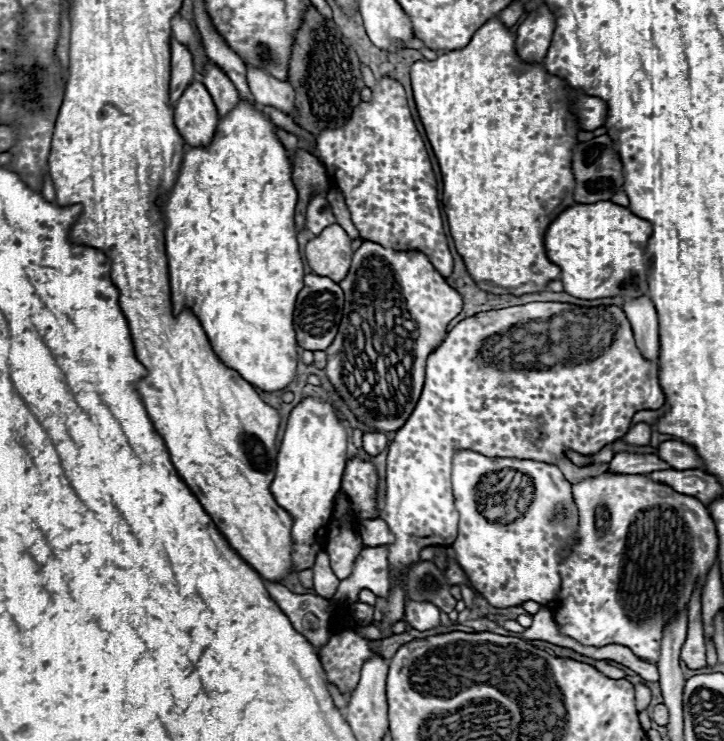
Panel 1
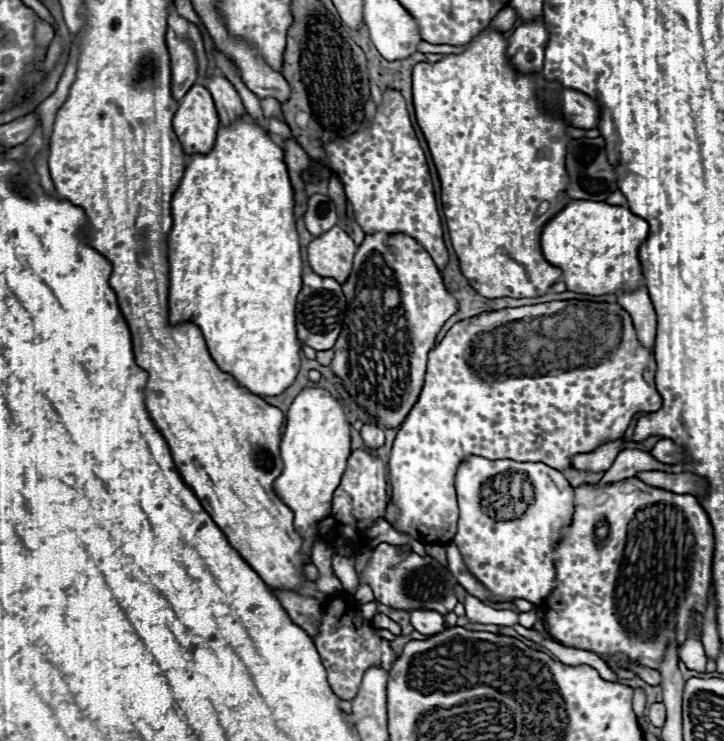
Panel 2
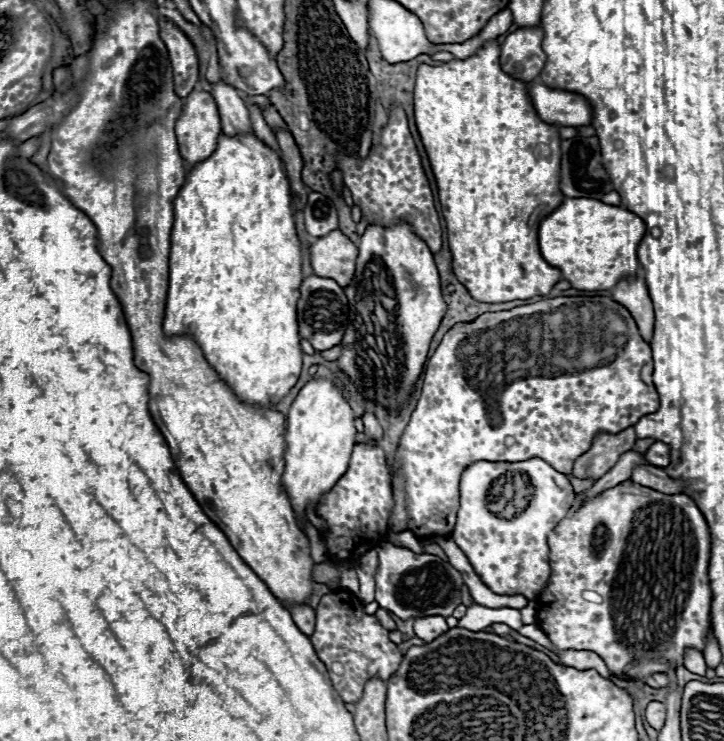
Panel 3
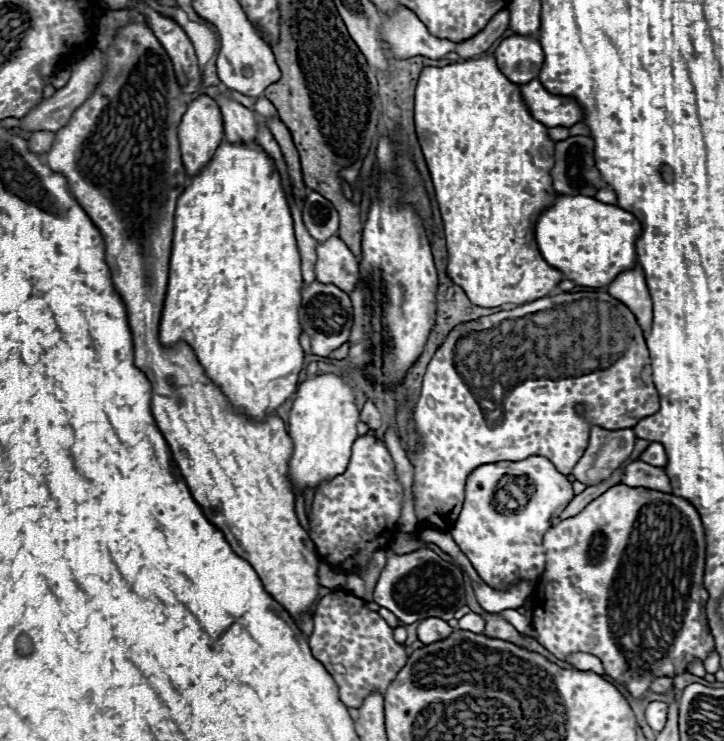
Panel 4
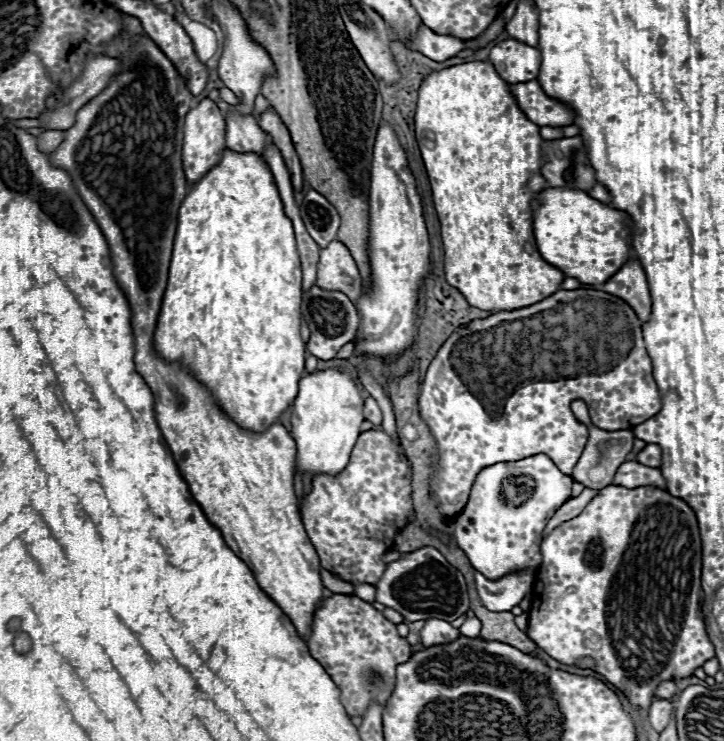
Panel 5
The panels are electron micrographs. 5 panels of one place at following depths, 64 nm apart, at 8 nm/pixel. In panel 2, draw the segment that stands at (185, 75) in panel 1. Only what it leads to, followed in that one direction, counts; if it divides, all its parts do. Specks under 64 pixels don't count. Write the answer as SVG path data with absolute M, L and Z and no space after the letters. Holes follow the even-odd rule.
M172 30L166 32L166 44L172 60L172 96L174 100L182 100L196 80L194 52L188 48L184 40L176 38Z

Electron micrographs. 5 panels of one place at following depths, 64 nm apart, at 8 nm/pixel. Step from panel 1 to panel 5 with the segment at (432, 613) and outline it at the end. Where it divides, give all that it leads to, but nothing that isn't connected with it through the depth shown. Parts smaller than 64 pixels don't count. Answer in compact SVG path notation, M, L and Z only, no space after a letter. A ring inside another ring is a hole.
M438 618L426 620L424 628L420 630L420 638L422 638L422 644L426 648L436 646L436 644L452 642L458 636L460 636L460 630L456 630L450 622L444 622L444 620L438 620Z

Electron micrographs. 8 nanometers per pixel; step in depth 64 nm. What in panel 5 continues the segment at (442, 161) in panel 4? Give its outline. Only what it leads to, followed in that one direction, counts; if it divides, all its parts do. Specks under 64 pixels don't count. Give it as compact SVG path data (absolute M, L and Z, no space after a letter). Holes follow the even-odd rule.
M484 60L484 62L468 62L468 64L458 64L458 66L450 66L444 70L434 70L430 72L418 90L418 104L416 104L416 140L426 164L426 172L430 178L430 186L432 186L432 198L434 198L434 206L440 218L440 226L442 226L442 242L444 242L444 272L446 272L446 280L452 286L458 286L458 290L462 290L464 298L470 302L470 306L478 306L480 310L516 310L518 306L530 306L534 302L540 302L544 298L548 298L550 294L554 294L562 280L564 274L560 270L556 270L554 266L550 266L548 262L542 260L536 242L534 242L534 230L532 230L532 202L538 198L538 194L548 186L546 178L542 176L540 168L546 164L546 158L542 154L542 144L546 142L540 136L540 126L530 122L526 118L526 114L520 110L510 84L504 82L498 72L494 70L492 62Z

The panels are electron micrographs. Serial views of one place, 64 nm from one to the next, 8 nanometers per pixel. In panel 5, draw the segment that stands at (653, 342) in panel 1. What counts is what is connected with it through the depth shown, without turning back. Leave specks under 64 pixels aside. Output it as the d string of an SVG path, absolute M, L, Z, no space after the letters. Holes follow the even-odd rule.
M630 258L606 284L604 284L604 292L614 294L618 298L622 298L624 302L628 302L632 306L632 310L638 314L640 322L648 322L650 318L650 292L648 292L648 284L646 284L646 276L642 266L638 264L636 258Z

